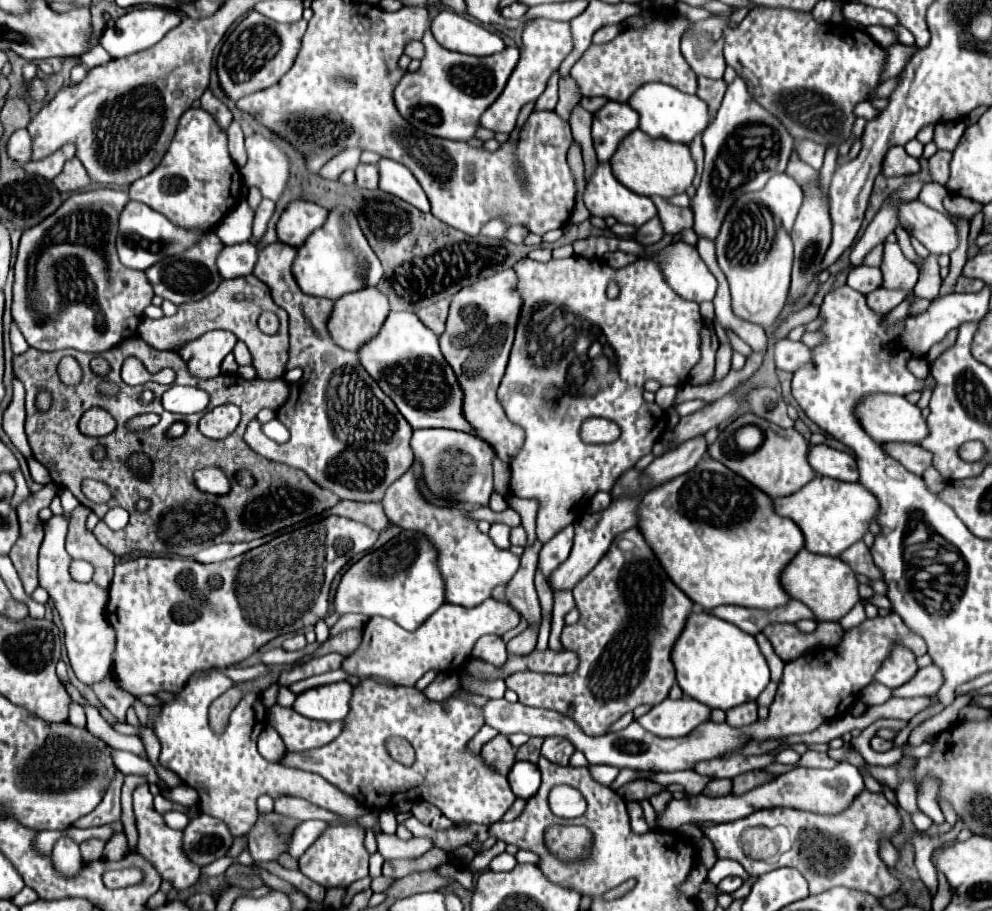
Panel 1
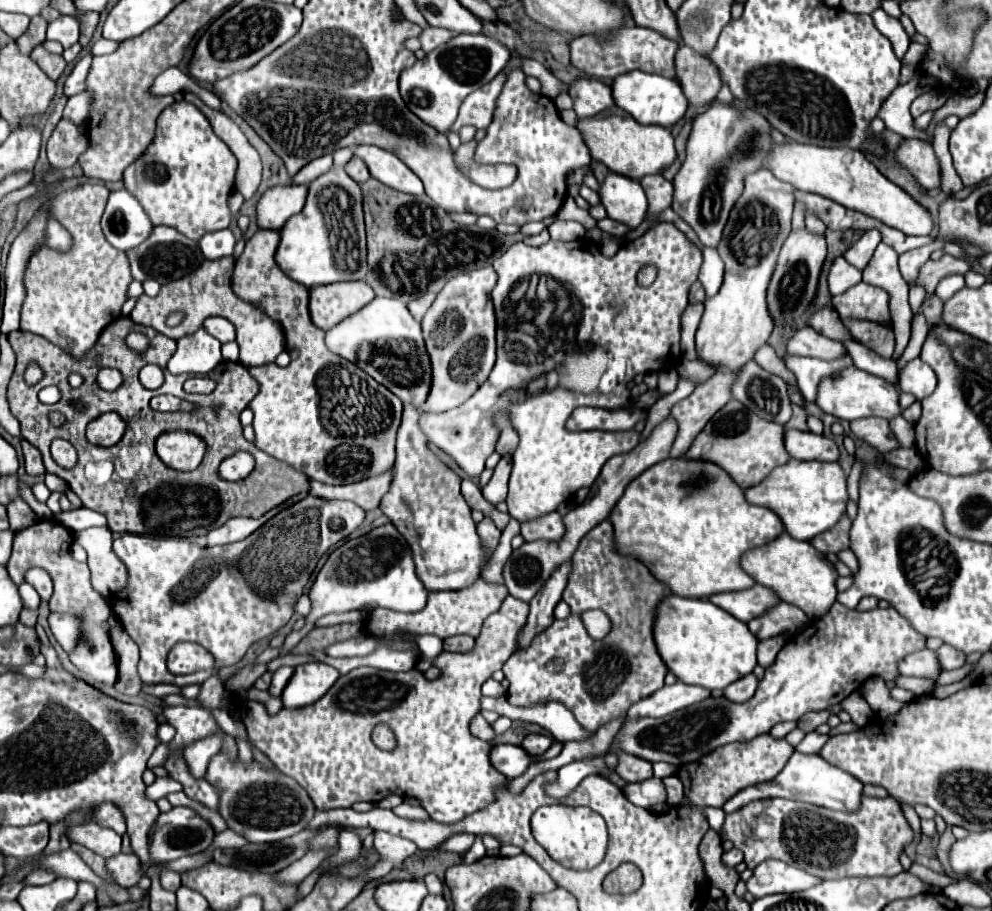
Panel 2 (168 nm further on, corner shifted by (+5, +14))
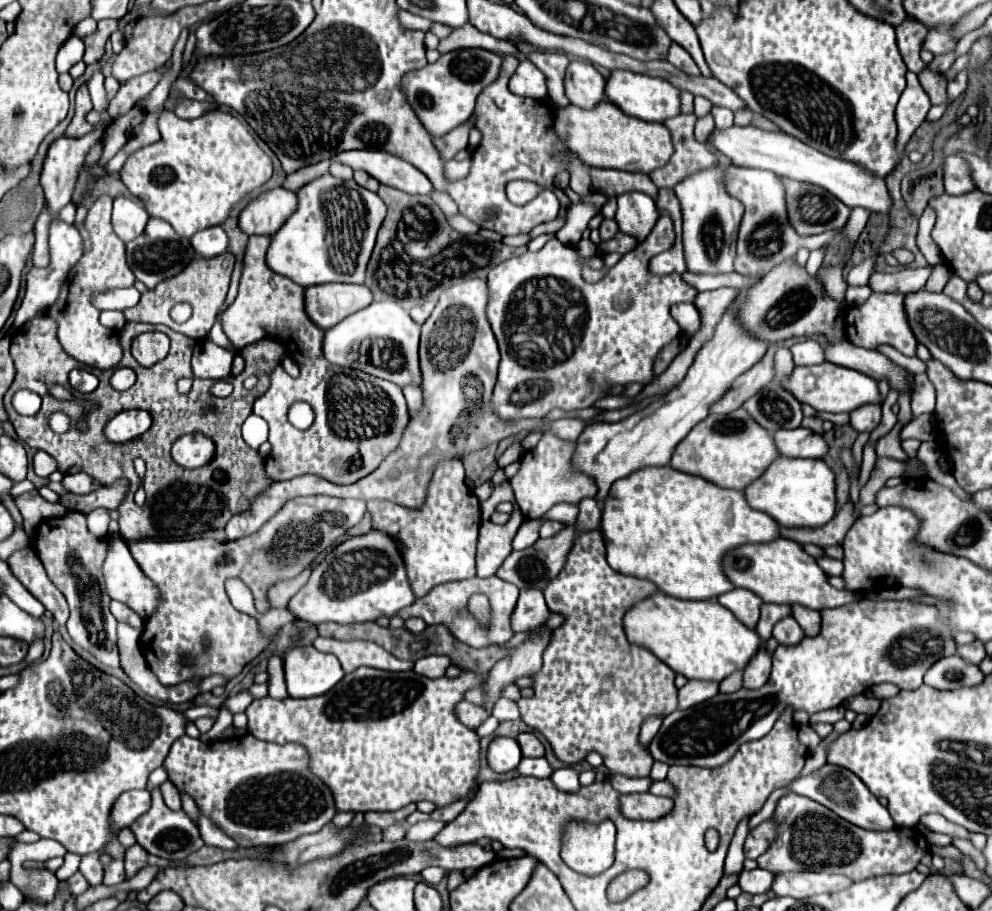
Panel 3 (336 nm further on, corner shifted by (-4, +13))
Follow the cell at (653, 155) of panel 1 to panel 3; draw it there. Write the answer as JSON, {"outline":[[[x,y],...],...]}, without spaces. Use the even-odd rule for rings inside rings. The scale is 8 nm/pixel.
{"outline":[[[603,100],[601,106],[597,104],[591,110],[583,110],[573,104],[559,108],[555,112],[555,130],[585,164],[597,168],[619,168],[627,172],[651,174],[655,168],[665,166],[673,154],[671,132],[663,124],[627,116],[609,100]]]}

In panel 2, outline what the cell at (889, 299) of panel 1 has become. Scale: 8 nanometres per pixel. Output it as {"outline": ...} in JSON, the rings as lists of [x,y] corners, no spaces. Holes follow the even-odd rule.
{"outline":[[[858,283],[846,293],[832,297],[832,307],[838,309],[838,315],[842,319],[852,317],[892,327],[888,305],[890,305],[890,295],[884,289],[868,283]]]}

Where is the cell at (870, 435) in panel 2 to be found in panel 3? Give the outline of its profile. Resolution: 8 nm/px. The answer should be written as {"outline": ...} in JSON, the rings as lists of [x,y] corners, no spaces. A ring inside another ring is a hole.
{"outline":[[[867,404],[867,406],[851,412],[849,416],[851,416],[849,424],[851,424],[857,432],[873,432],[875,426],[881,422],[881,406]]]}

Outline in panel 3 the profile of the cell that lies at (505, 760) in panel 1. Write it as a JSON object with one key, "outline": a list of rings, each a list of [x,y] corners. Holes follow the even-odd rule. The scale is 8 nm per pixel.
{"outline":[[[459,702],[459,708],[457,708],[457,716],[459,716],[459,720],[465,724],[465,726],[469,726],[469,728],[477,728],[477,726],[481,726],[487,718],[489,718],[489,712],[487,710],[483,710],[481,706],[475,706],[475,704],[471,704],[471,702]]]}

